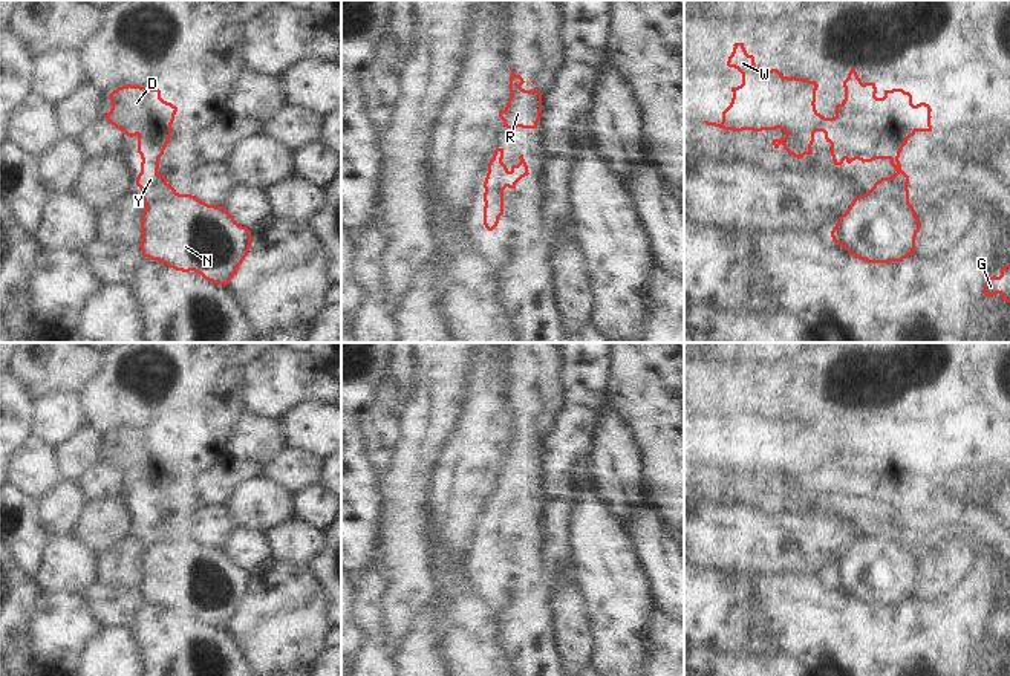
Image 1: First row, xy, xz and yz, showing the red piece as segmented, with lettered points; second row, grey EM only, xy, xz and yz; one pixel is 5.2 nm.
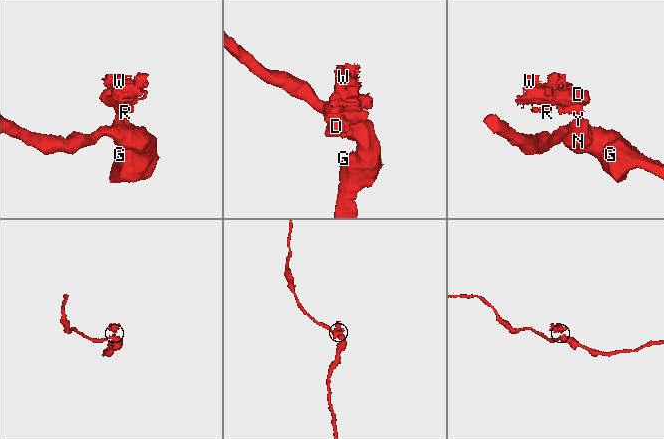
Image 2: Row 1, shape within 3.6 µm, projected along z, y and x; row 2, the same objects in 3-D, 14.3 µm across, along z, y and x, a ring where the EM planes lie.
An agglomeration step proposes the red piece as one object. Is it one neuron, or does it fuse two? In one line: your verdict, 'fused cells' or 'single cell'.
fused cells

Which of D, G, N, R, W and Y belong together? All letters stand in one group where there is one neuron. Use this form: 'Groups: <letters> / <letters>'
Groups: D R W / G N Y

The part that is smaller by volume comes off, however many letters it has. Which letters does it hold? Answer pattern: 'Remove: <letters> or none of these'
Remove: D, R, W

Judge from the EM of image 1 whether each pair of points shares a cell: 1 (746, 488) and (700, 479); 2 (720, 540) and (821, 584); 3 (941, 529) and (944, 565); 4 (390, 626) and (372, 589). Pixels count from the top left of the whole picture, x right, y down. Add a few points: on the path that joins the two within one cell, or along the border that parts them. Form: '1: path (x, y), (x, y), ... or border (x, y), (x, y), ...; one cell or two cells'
1: path (735, 488), (710, 485); one cell
2: border (770, 571), (830, 575); two cells
3: path (944, 539), (944, 555); one cell
4: border (383, 572), (381, 638), (386, 643); two cells

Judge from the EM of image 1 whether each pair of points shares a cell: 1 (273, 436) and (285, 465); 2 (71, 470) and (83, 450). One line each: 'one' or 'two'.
1: two
2: one

